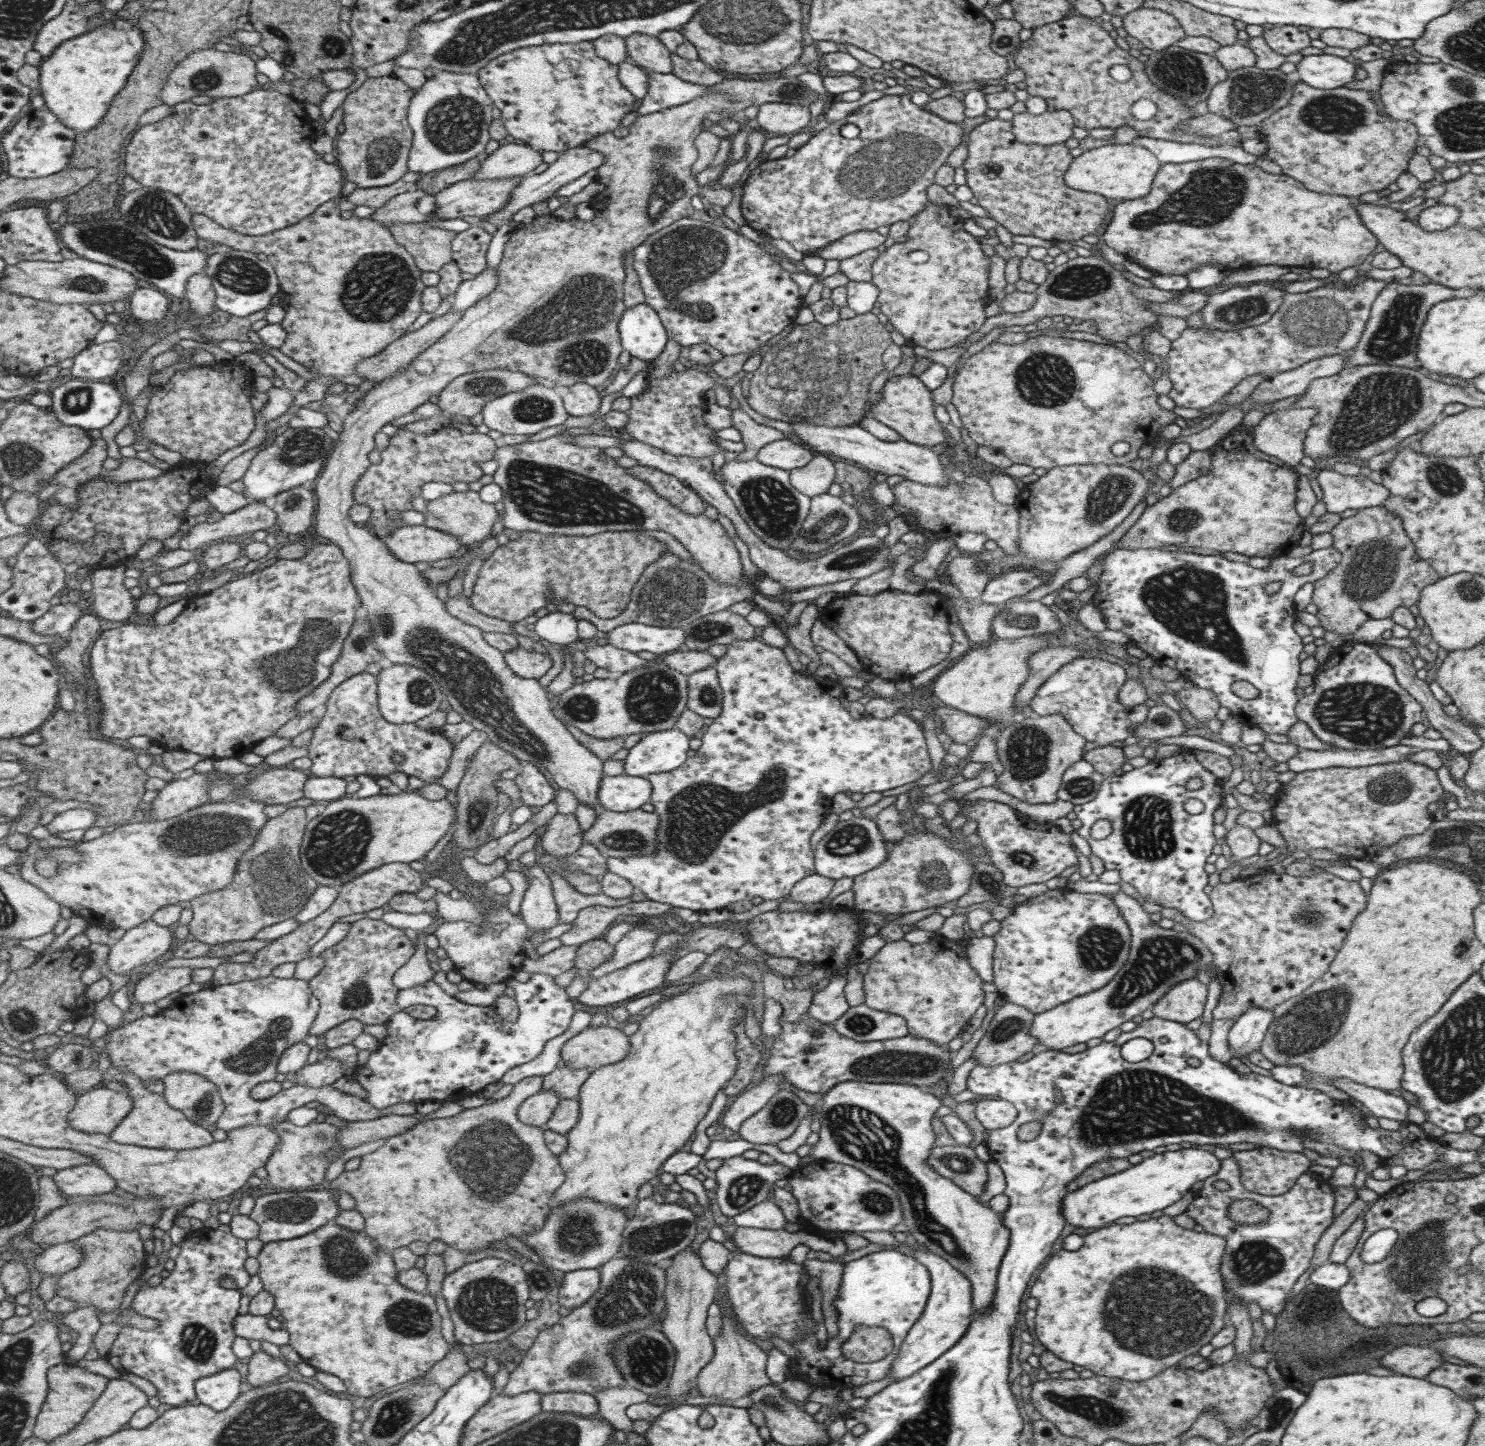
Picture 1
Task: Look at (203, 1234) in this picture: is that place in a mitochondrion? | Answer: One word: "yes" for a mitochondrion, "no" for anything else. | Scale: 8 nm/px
no

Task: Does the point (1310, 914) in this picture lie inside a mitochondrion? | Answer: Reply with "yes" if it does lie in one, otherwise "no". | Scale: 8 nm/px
yes

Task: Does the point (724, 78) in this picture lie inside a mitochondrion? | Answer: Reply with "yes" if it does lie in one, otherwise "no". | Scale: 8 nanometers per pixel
no

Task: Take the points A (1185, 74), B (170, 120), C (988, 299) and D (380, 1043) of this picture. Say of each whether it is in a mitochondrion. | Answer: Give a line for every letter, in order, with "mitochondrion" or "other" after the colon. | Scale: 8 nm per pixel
A: mitochondrion
B: other
C: other
D: other

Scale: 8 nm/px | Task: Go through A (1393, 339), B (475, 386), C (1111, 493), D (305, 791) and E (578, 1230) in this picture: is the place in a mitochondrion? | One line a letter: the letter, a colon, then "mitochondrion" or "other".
A: mitochondrion
B: mitochondrion
C: mitochondrion
D: other
E: mitochondrion

